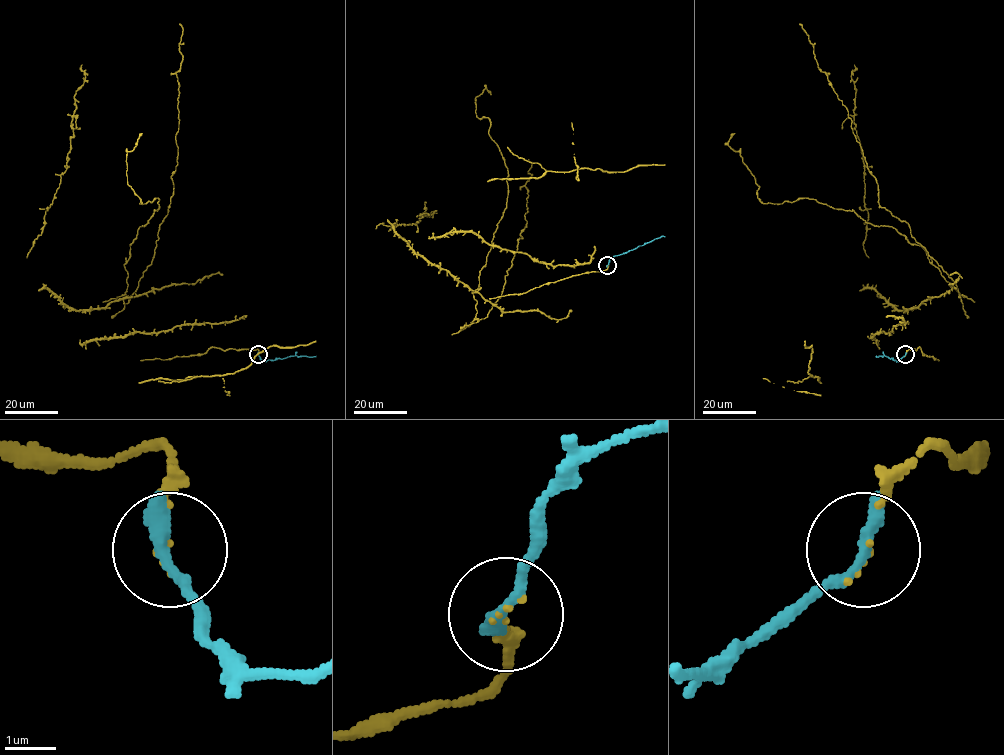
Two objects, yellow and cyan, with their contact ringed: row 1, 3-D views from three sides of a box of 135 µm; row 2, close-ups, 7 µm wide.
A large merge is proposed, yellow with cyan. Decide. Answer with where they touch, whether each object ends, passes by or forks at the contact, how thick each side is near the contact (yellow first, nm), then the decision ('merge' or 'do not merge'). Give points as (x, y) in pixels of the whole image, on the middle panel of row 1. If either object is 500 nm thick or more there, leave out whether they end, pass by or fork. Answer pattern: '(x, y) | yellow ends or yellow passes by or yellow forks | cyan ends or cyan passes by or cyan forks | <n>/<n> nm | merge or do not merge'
(607, 265) | yellow passes by | cyan ends | 50/360 nm | merge

